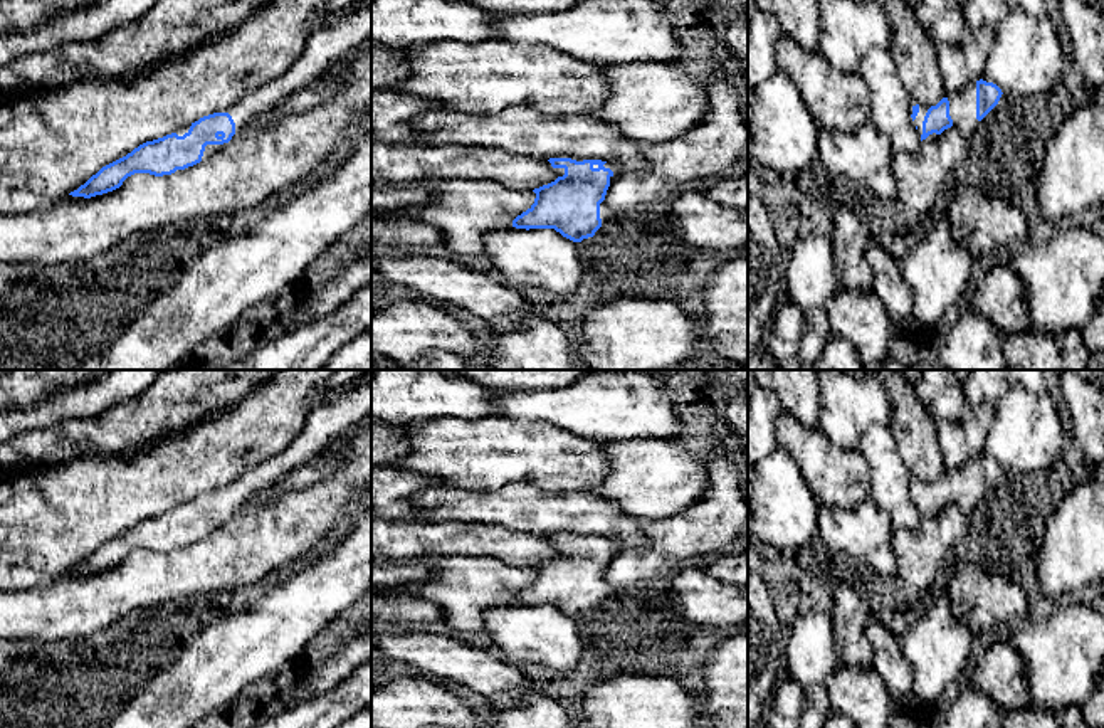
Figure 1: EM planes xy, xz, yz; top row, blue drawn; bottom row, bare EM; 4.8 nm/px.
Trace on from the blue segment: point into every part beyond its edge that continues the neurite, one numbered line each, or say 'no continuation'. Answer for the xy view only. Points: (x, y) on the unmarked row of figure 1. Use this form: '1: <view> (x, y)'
1: xy (333, 416)

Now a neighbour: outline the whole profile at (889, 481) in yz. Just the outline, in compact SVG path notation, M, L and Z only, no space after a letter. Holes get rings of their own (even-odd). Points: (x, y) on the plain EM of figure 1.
M869 427L857 449L869 471L869 499L889 513L894 530L916 531L921 513L912 501L911 474L899 456L892 427Z

